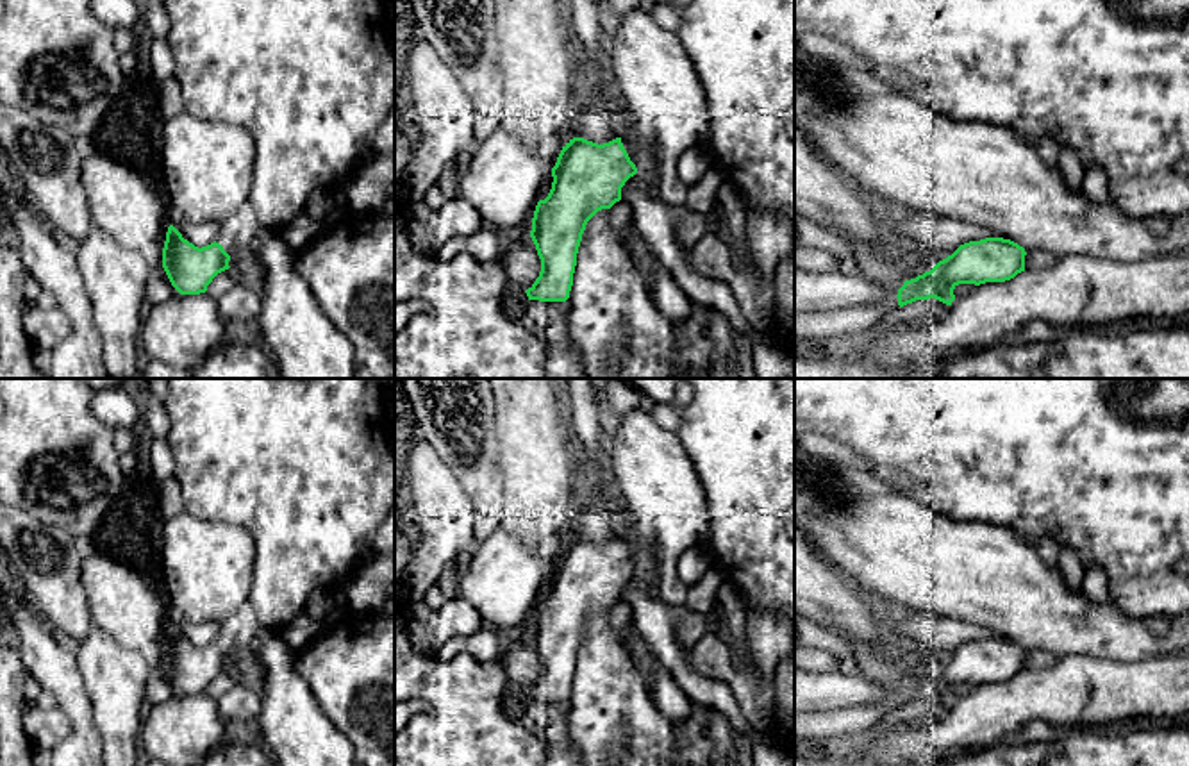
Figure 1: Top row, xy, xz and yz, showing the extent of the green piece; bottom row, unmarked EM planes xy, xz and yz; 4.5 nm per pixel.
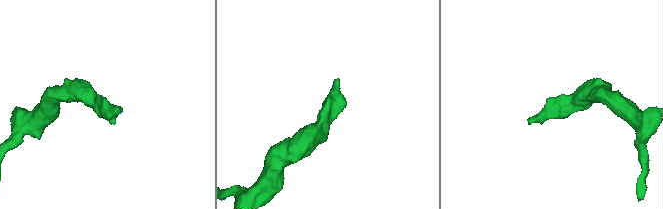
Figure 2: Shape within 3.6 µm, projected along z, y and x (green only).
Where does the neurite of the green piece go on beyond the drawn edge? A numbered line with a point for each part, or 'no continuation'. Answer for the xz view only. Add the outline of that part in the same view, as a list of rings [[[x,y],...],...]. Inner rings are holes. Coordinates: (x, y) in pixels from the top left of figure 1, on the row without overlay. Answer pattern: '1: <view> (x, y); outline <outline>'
1: xz (641, 556); outline [[[621,530],[621,543],[637,571],[646,573],[655,559],[655,554],[646,546],[641,536],[632,536]]]

